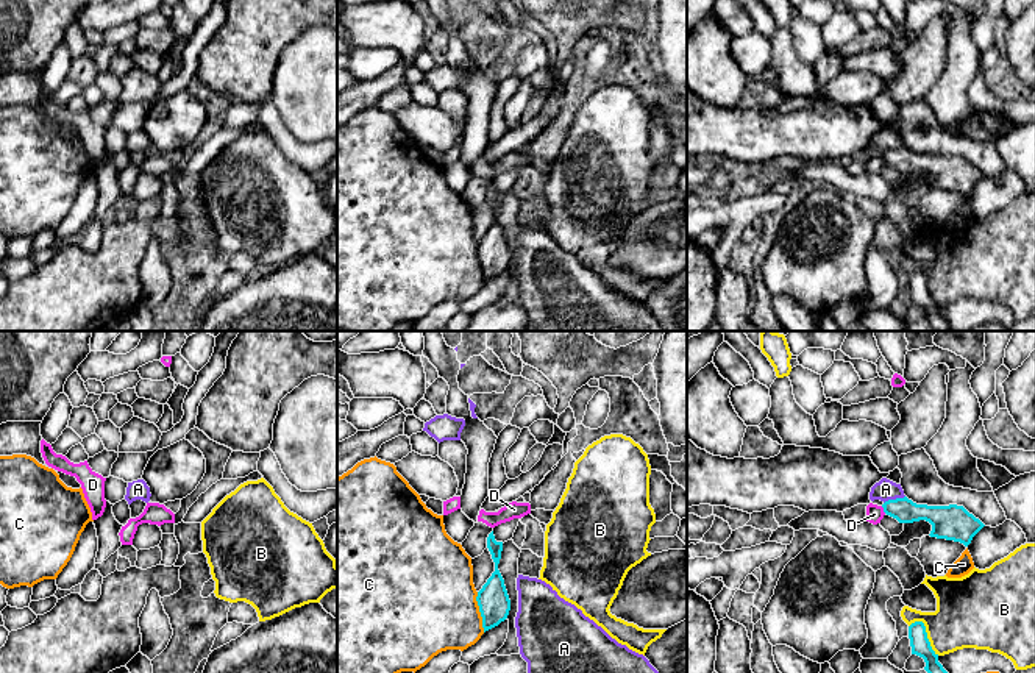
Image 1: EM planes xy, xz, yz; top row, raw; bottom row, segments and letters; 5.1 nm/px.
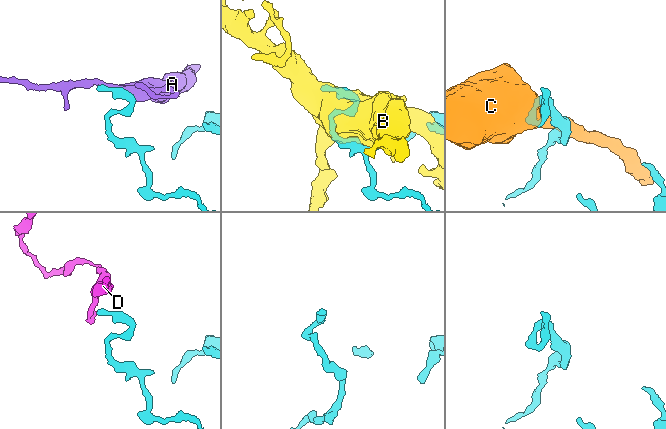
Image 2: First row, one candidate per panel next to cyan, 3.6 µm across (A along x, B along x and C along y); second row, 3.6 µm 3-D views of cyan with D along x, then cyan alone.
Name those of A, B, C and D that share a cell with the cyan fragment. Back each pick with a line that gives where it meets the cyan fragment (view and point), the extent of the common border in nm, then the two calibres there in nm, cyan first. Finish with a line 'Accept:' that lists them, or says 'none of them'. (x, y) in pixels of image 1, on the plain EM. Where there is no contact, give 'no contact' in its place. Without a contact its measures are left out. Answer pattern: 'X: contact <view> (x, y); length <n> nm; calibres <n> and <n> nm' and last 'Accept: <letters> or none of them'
Accept: none of them

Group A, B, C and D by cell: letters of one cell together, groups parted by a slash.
A / B / C / D

